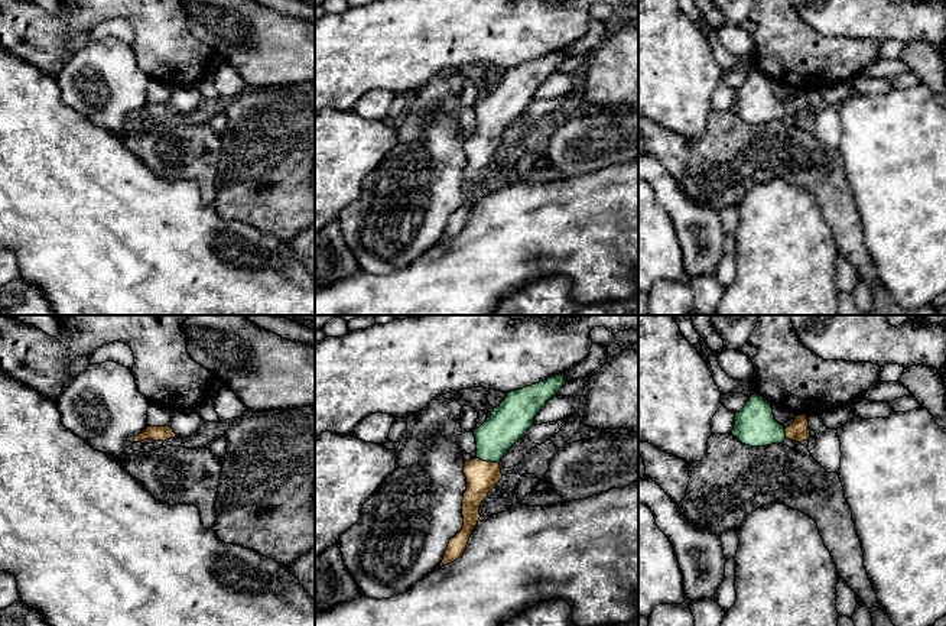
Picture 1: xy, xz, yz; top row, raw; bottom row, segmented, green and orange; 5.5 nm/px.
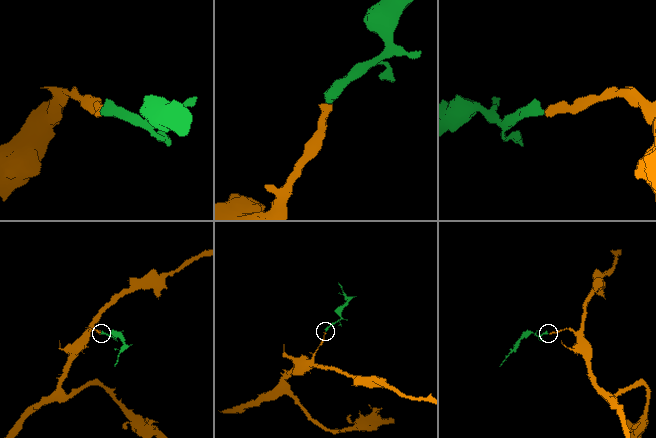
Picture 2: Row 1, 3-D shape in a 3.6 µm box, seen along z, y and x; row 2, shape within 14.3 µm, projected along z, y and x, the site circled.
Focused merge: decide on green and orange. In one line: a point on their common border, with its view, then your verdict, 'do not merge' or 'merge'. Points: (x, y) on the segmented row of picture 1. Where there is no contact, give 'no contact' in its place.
xz (487, 460) | merge

